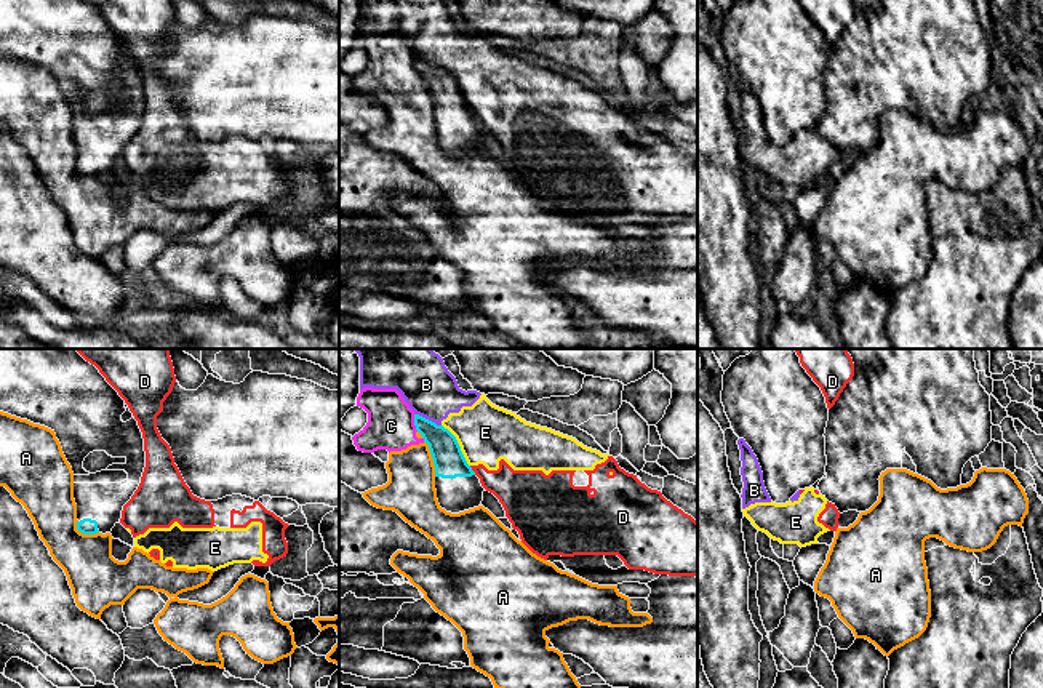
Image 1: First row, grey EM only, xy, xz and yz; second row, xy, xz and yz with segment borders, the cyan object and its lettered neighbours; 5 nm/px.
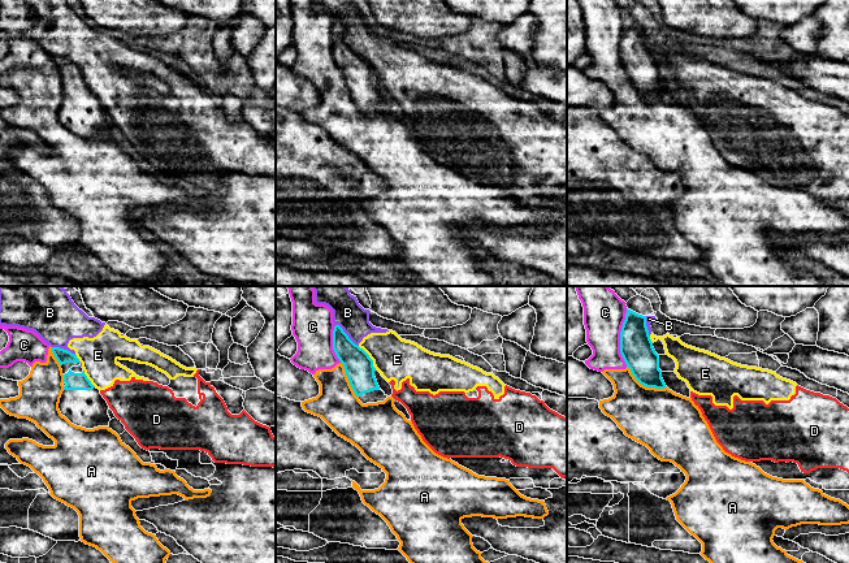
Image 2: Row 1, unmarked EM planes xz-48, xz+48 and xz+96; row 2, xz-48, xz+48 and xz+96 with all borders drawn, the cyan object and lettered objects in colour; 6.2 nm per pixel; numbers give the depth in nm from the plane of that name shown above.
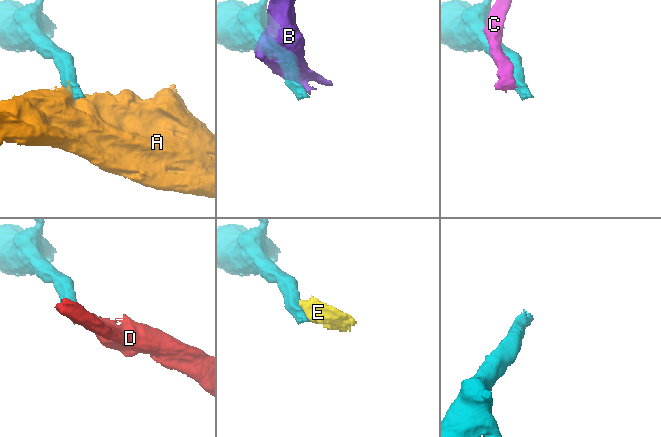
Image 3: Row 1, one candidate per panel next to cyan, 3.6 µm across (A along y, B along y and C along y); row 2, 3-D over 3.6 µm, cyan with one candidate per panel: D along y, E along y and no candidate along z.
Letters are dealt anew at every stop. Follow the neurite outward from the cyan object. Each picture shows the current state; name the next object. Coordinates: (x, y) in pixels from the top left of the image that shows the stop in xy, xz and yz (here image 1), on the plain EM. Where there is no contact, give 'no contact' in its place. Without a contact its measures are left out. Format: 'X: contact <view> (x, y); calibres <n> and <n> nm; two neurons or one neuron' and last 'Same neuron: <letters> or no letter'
A: contact xz (432, 100); calibres 160 and 260 nm; two neurons
B: contact xz (427, 61); calibres 160 and 260 nm; two neurons
C: contact xz (415, 64); calibres 160 and 240 nm; two neurons
D: contact xz (472, 112); calibres 160 and 200 nm; two neurons
E: contact xz (458, 87); calibres 160 and 300 nm; two neurons
Same neuron: no letter

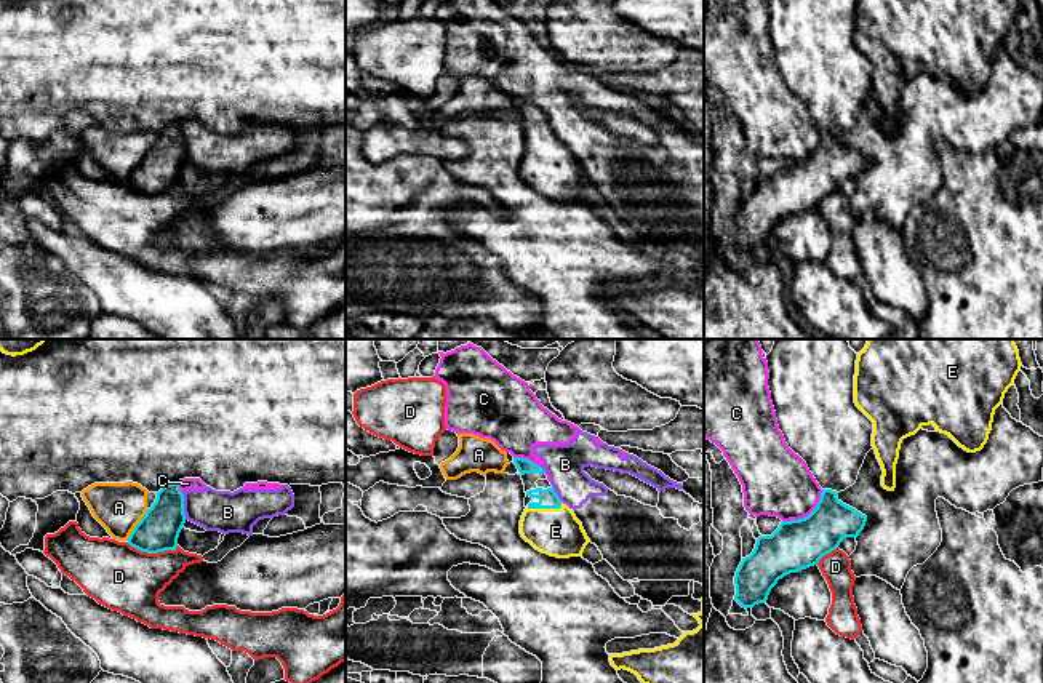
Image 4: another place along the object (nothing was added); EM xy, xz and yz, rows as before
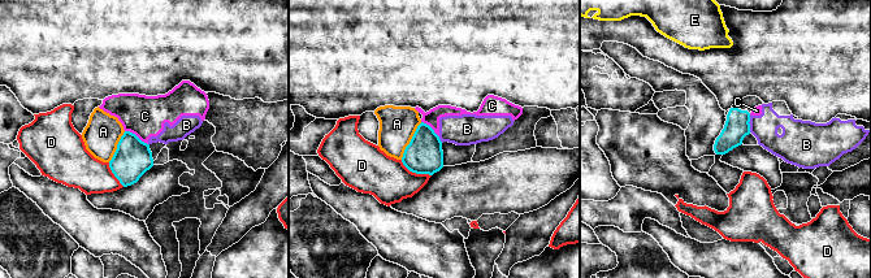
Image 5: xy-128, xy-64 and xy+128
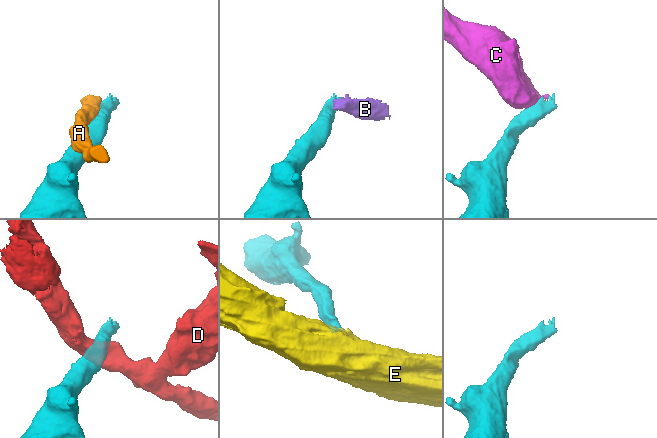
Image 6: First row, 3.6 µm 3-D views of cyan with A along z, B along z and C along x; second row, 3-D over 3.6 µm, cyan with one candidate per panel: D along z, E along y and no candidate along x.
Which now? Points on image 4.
A: contact xy (136, 167); calibres 200 and 240 nm; two neurons
B: contact xy (183, 149); calibres 200 and 200 nm; two neurons
C: contact yz (808, 157); calibres 260 and 340 nm; two neurons
D: contact xy (152, 194); calibres 200 and 320 nm; two neurons
E: contact xz (546, 149); calibres 100 and 240 nm; one neuron
Same neuron: E

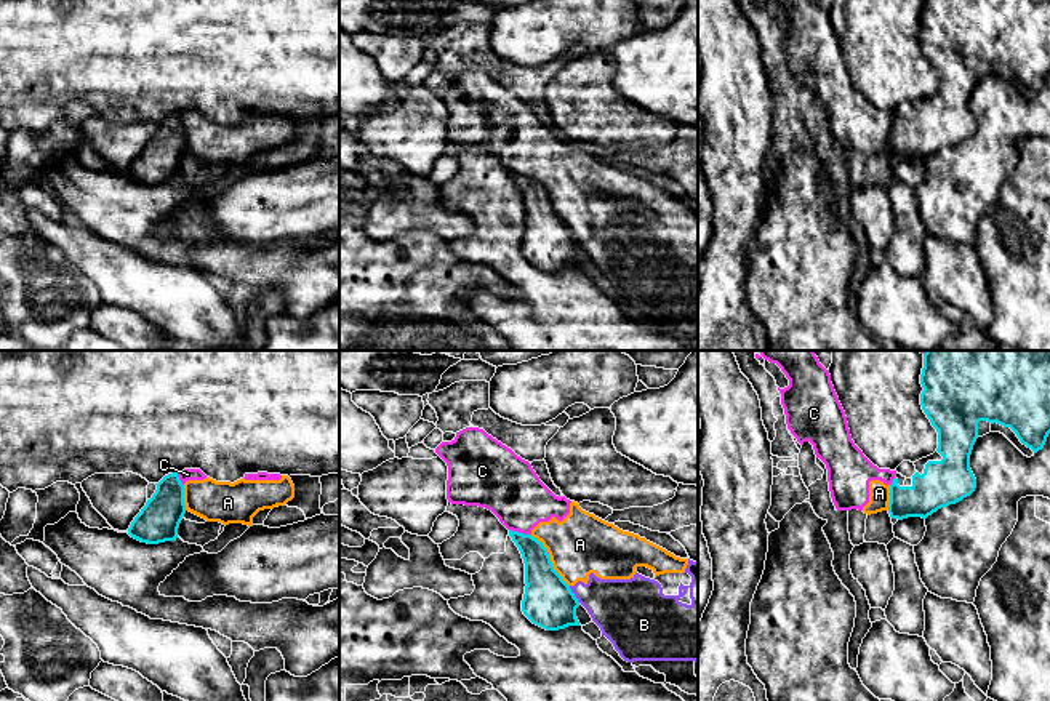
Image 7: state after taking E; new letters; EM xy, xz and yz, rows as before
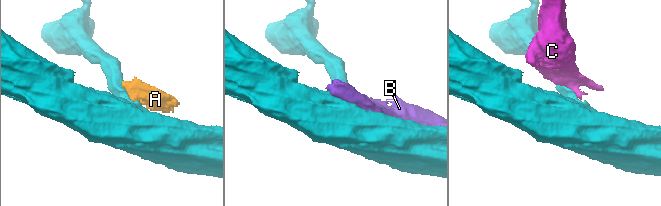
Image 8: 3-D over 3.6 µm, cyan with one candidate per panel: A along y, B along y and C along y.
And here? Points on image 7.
A: contact xz (554, 212); calibres 260 and 300 nm; two neurons
B: contact xz (573, 236); calibres 260 and 280 nm; two neurons
C: contact xz (520, 175); calibres 160 and 300 nm; two neurons
Same neuron: no letter

